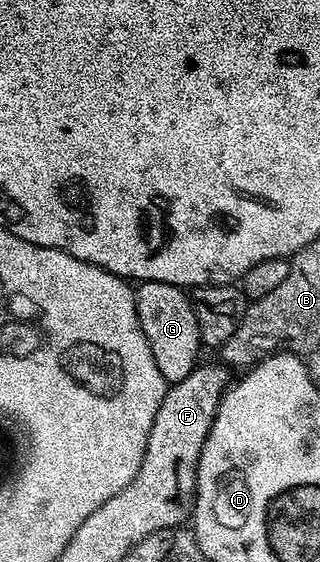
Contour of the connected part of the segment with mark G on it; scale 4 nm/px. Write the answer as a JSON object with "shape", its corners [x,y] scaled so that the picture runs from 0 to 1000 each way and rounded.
{"shape":[[[441,502],[422,520],[431,571],[444,578],[444,593],[456,593],[456,607],[469,607],[469,628],[481,628],[494,664],[506,664],[516,683],[534,685],[594,671],[600,658],[619,651],[622,639],[613,637],[631,626],[631,612],[619,564],[600,548],[591,520],[528,504],[456,502]]]}

